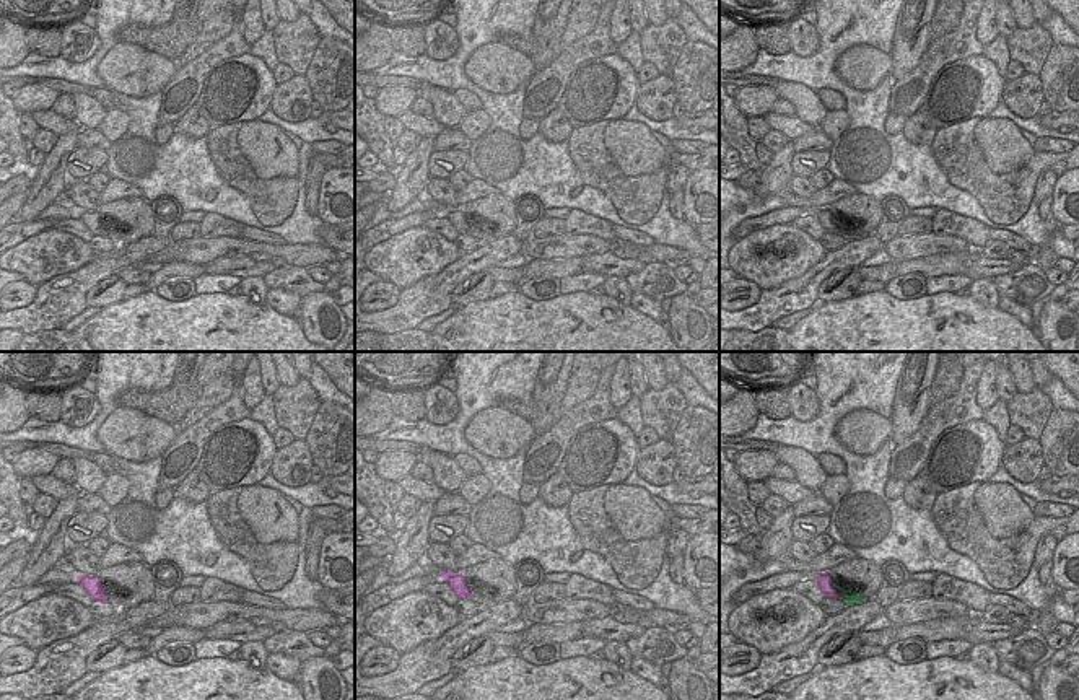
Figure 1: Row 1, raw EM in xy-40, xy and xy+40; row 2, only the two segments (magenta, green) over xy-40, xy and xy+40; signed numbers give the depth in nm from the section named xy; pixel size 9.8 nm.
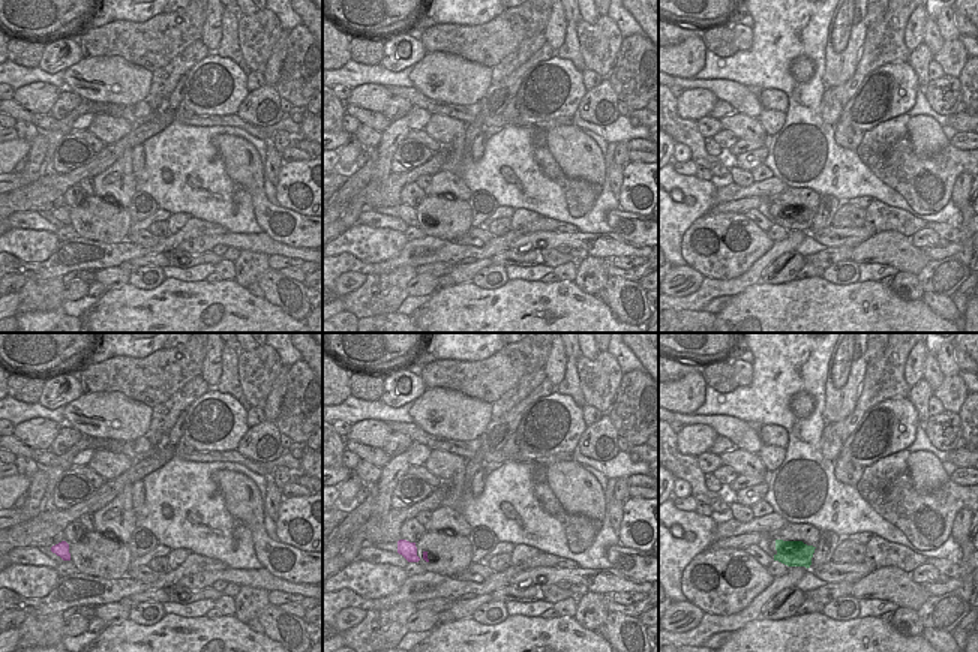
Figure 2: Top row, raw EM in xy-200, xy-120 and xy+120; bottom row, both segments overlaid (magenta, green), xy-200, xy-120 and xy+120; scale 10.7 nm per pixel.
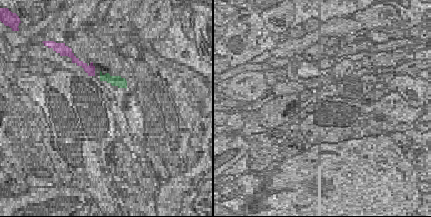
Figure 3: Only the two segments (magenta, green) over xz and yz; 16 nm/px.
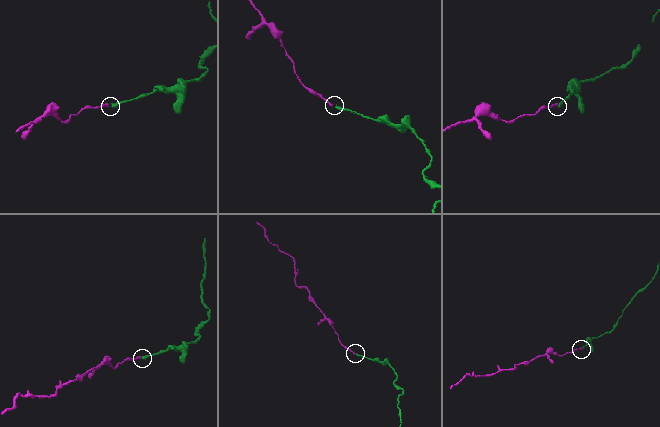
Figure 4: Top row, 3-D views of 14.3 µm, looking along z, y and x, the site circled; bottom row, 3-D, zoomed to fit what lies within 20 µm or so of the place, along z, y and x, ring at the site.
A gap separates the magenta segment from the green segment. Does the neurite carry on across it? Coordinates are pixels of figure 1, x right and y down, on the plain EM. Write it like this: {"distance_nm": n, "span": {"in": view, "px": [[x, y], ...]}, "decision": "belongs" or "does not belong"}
{"distance_nm": 100, "span": {"in": "xy+40", "px": [[835, 230], [845, 230]]}, "decision": "belongs"}

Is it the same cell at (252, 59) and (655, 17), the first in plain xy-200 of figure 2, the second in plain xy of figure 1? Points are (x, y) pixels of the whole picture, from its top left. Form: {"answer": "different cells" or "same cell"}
{"answer": "different cells"}

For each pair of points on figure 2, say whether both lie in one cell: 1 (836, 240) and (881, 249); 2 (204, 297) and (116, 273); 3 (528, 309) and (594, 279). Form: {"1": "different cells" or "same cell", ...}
{"1": "different cells", "2": "different cells", "3": "different cells"}

